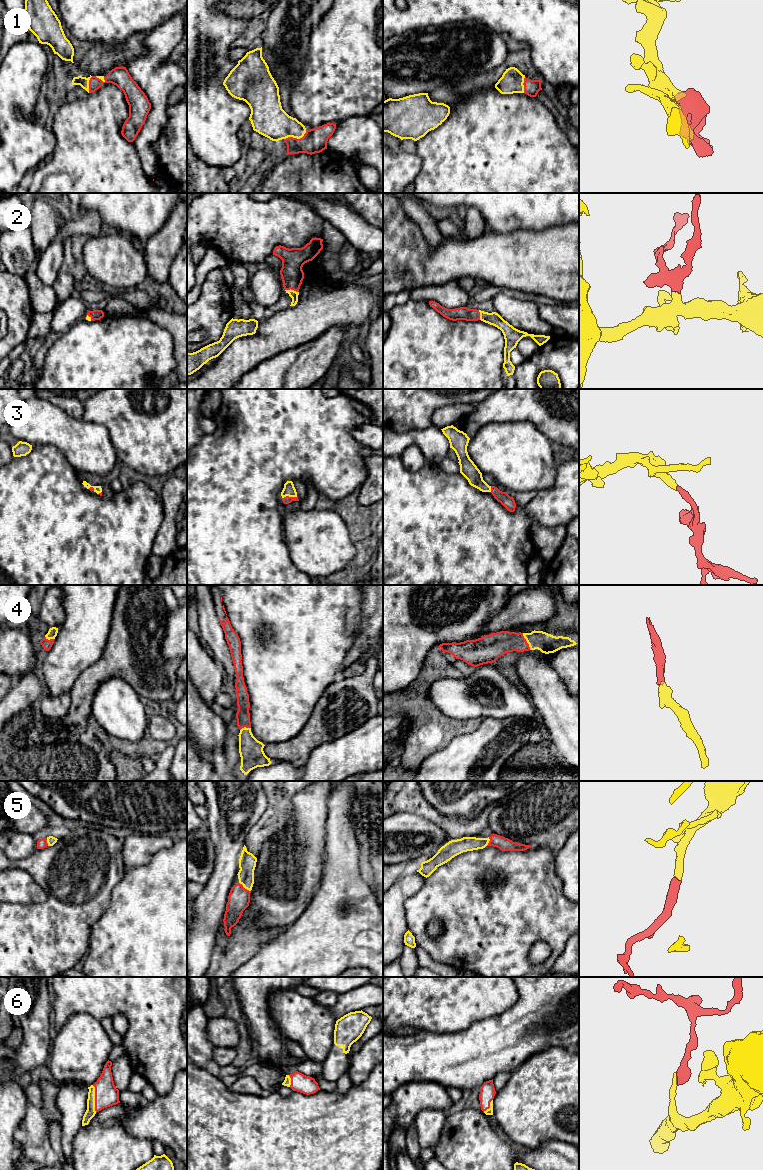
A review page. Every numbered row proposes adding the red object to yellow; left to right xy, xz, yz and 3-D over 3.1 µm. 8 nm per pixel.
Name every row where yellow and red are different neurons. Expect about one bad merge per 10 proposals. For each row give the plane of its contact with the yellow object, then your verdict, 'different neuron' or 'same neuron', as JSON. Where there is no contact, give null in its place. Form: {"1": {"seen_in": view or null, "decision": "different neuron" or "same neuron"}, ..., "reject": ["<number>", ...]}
{"1": {"seen_in": "xz", "decision": "same neuron"}, "2": {"seen_in": "xz", "decision": "same neuron"}, "3": {"seen_in": "xz", "decision": "same neuron"}, "4": {"seen_in": "yz", "decision": "same neuron"}, "5": {"seen_in": "xz", "decision": "same neuron"}, "6": {"seen_in": "xy", "decision": "same neuron"}, "reject": []}

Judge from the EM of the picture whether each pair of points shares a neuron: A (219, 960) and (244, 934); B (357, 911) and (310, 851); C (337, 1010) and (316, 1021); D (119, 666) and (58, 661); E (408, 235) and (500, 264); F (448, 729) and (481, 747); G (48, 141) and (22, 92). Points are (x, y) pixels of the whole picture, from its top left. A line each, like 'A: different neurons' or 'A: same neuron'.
A: same neuron
B: different neurons
C: different neurons
D: different neurons
E: same neuron
F: different neurons
G: same neuron

